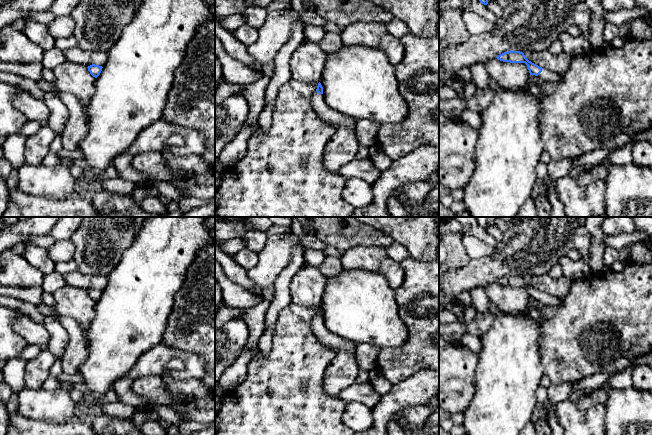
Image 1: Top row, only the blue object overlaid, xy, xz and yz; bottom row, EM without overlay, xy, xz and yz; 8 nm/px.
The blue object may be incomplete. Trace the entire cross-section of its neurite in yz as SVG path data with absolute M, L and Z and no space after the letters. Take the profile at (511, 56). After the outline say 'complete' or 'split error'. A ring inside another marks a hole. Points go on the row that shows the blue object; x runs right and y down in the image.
M508 51L504 52L496 57L498 60L510 63L525 63L528 67L530 75L538 76L543 81L556 82L560 79L560 75L557 72L550 71L548 69L539 67L538 65L529 61L523 52L520 51Z; split error

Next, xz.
M320 82L318 83L316 92L312 98L312 107L323 121L349 127L355 132L357 120L352 119L349 116L342 115L327 106L323 95L323 87Z; split error

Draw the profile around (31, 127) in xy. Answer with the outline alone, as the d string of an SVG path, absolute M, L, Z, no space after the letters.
M27 120L27 123L21 128L18 133L28 138L31 135L37 133L41 127L42 126L38 121Z

